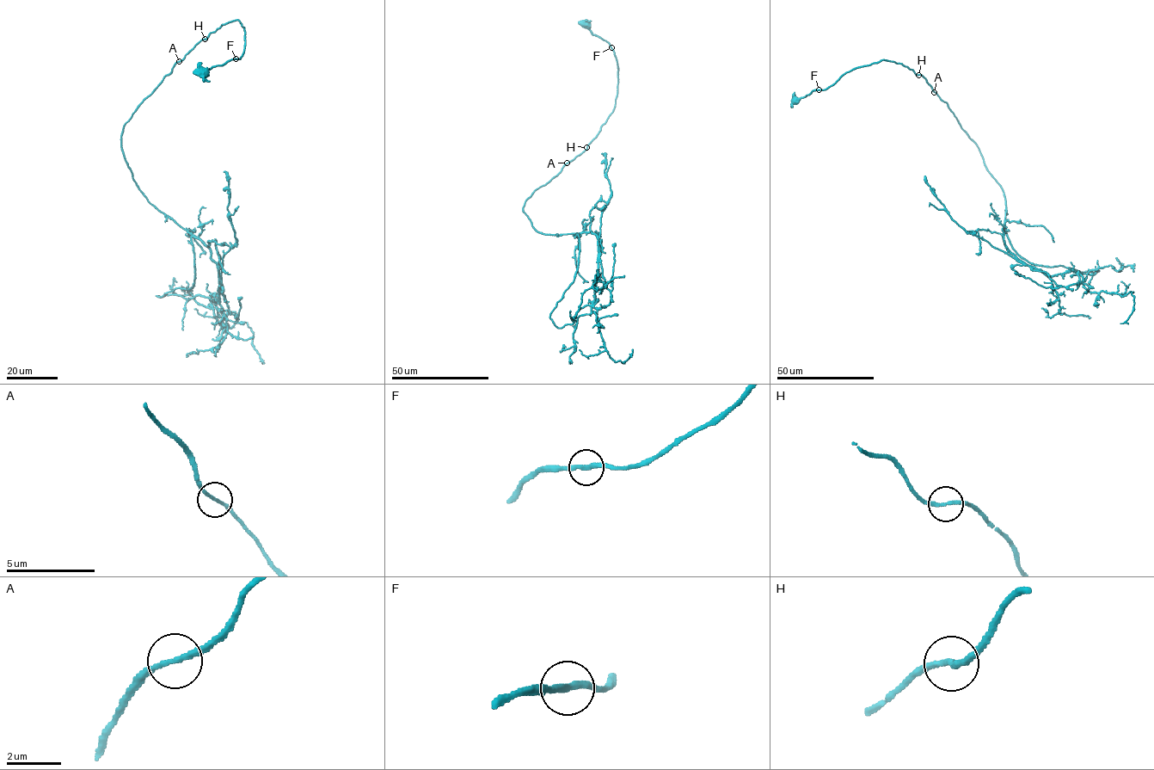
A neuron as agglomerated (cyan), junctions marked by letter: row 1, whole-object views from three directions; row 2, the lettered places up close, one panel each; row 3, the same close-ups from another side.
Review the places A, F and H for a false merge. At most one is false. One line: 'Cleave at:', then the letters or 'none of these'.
Cleave at: none of these

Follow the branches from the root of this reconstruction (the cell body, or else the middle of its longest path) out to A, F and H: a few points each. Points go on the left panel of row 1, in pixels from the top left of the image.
A: (203, 72), (242, 56), (245, 32), (238, 20), (223, 24), (211, 33), (179, 62)
F: (203, 72), (236, 59)
H: (203, 72), (242, 56), (244, 28), (236, 20), (223, 24), (205, 40)

